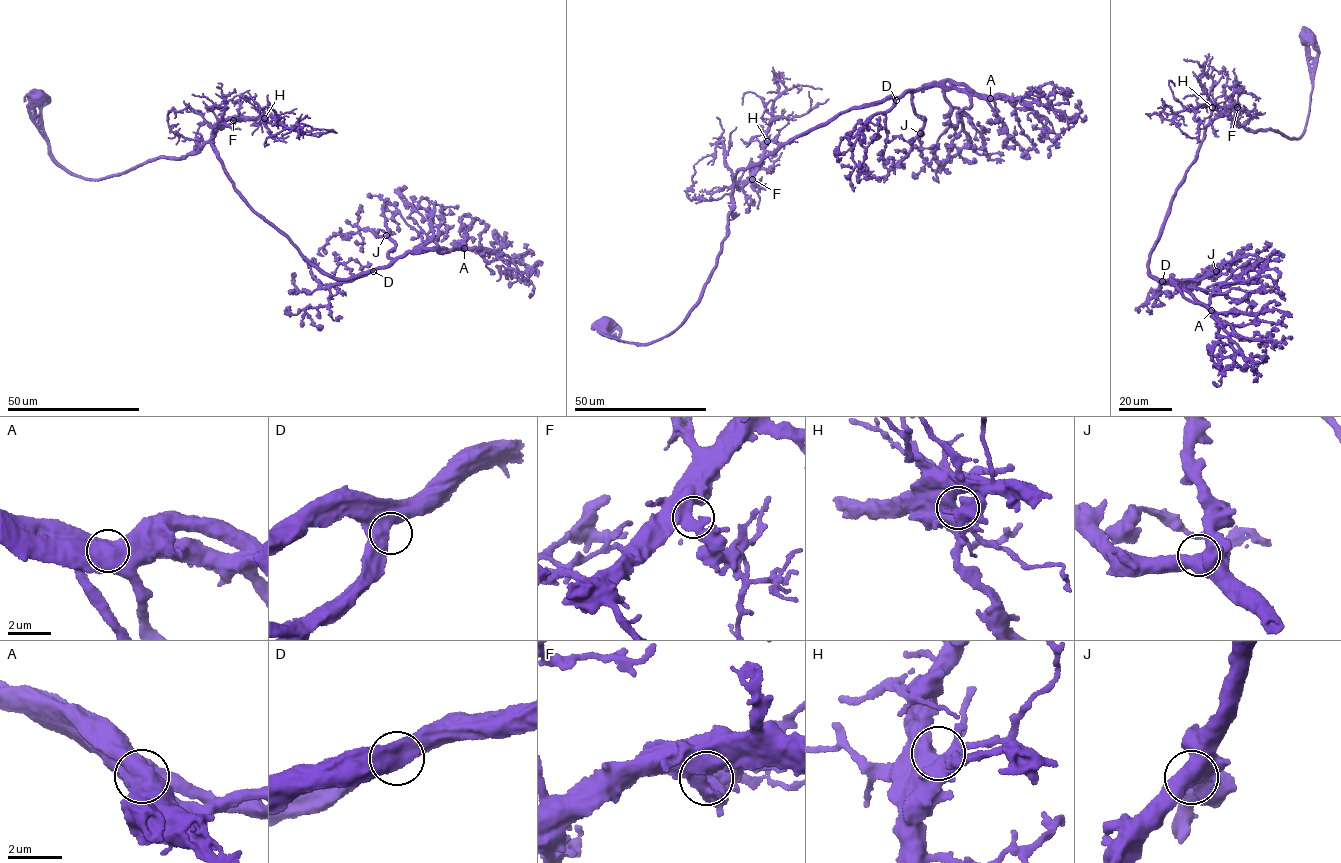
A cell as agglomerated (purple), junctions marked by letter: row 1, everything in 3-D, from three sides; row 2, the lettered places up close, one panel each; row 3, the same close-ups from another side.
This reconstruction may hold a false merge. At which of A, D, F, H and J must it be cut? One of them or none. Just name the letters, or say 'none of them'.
A

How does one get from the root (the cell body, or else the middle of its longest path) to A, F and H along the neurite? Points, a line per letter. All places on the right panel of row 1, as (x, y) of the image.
A: (1306, 36), (1312, 88), (1304, 132), (1291, 140), (1214, 117), (1150, 256), (1155, 280), (1171, 280), (1211, 310)
F: (1306, 36), (1312, 88), (1305, 130), (1300, 138), (1288, 139), (1272, 130), (1248, 131), (1226, 114), (1237, 107)
H: (1306, 36), (1312, 88), (1305, 130), (1297, 140), (1272, 130), (1248, 131), (1226, 114), (1237, 104), (1212, 107)

